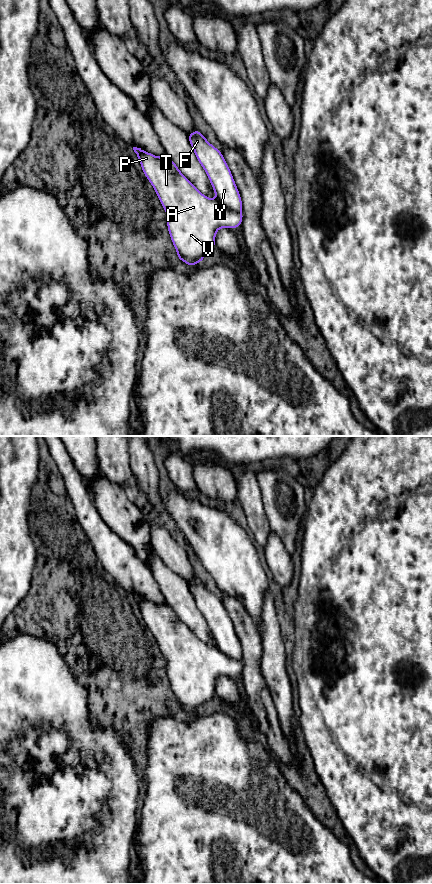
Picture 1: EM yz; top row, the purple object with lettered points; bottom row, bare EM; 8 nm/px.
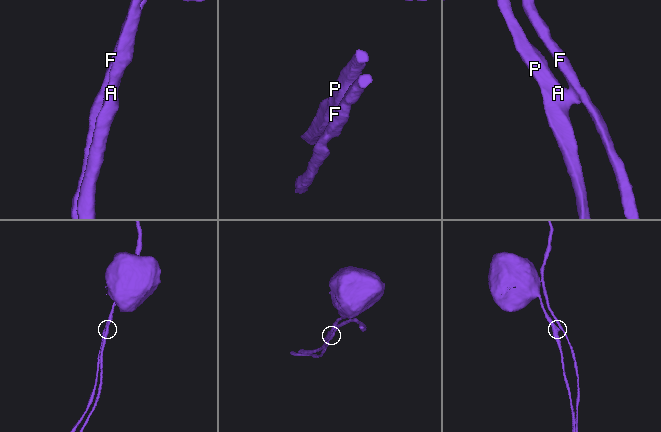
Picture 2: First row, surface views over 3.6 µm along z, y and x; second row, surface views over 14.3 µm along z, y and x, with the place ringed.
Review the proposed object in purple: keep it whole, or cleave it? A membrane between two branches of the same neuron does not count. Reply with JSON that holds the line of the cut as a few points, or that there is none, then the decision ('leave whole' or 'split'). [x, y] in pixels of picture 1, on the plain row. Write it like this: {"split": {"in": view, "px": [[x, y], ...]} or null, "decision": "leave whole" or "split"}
{"split": {"in": "yz", "px": [[217, 648], [229, 657], [241, 661]]}, "decision": "split"}

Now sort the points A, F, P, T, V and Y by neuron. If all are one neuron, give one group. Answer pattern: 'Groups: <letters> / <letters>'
Groups: A P T V / F Y

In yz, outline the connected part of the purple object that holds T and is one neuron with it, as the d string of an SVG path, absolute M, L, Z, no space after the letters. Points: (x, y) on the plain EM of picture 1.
M133 595L142 619L157 641L158 647L165 657L167 664L167 676L171 689L177 699L177 707L184 709L188 715L201 711L203 706L215 696L216 680L219 676L235 677L243 670L242 661L229 658L218 648L213 648L203 643L178 617L174 609L168 604L157 605L141 596Z

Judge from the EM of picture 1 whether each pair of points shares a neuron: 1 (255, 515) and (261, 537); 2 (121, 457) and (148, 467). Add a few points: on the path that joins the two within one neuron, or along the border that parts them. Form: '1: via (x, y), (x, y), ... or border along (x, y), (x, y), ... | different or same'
1: via (257, 520), (261, 532) | same
2: border along (127, 446), (133, 477) | different

